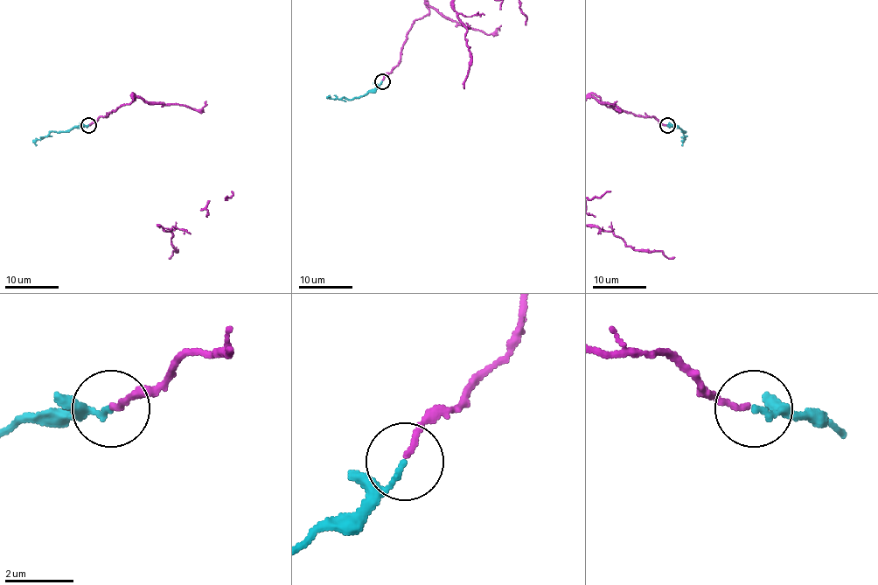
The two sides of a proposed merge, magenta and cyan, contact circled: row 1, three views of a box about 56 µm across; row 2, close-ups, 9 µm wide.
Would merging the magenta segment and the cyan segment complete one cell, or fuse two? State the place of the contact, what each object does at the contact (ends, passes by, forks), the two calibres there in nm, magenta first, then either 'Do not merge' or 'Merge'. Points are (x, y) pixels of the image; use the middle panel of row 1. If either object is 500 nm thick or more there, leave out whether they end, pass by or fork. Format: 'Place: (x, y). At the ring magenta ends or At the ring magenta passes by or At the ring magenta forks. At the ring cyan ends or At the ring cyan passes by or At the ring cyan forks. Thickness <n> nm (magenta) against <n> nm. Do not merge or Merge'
Place: (382, 81). At the ring magenta ends. At the ring cyan ends. Thickness 140 nm (magenta) against 150 nm. Merge

